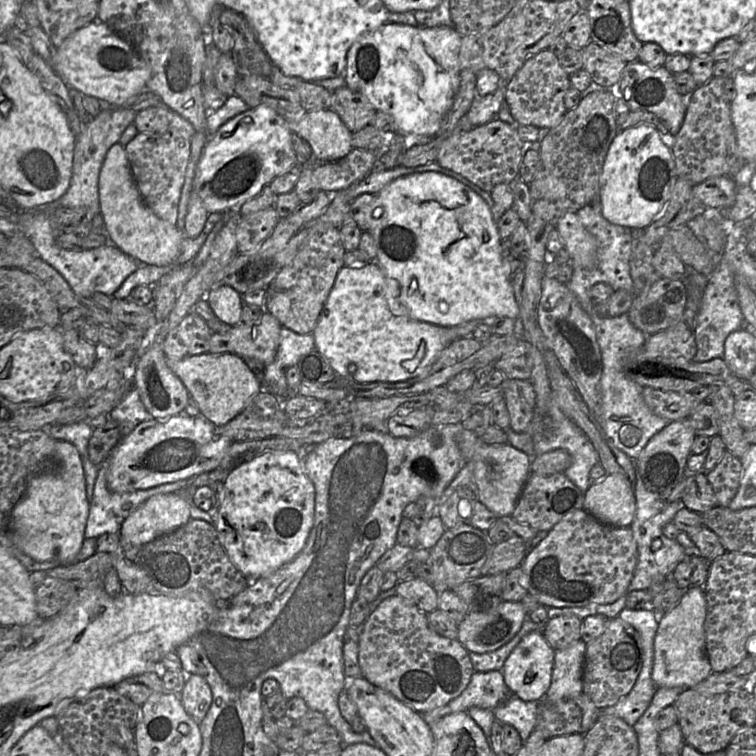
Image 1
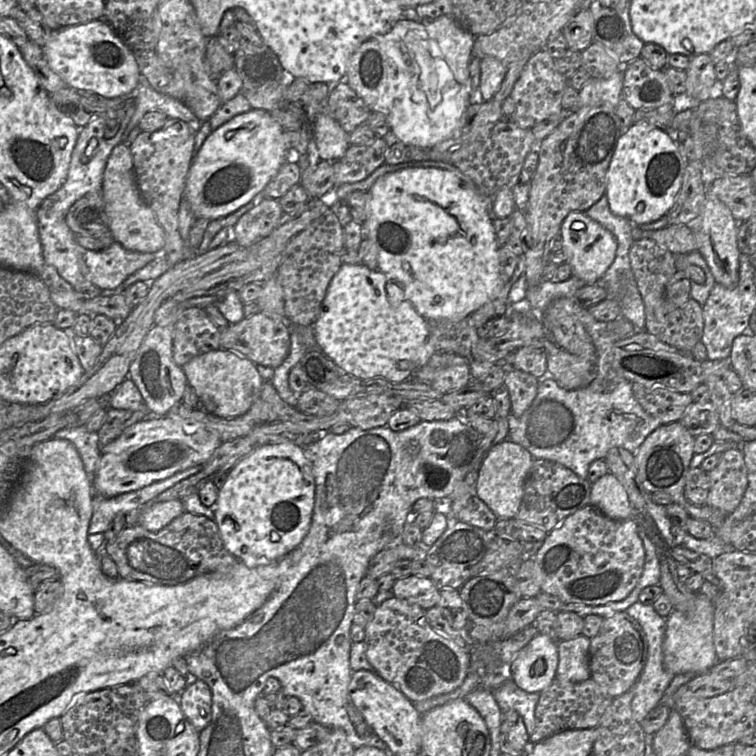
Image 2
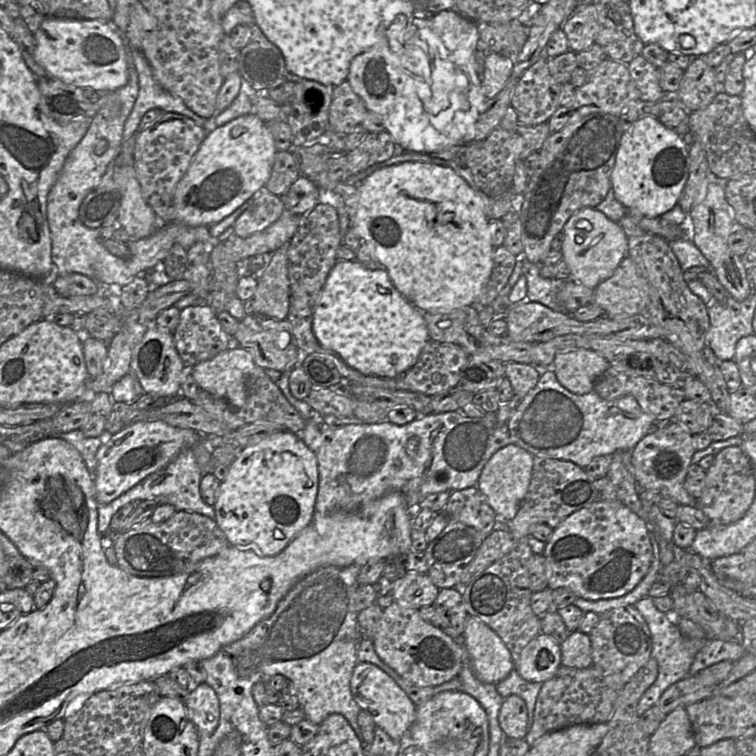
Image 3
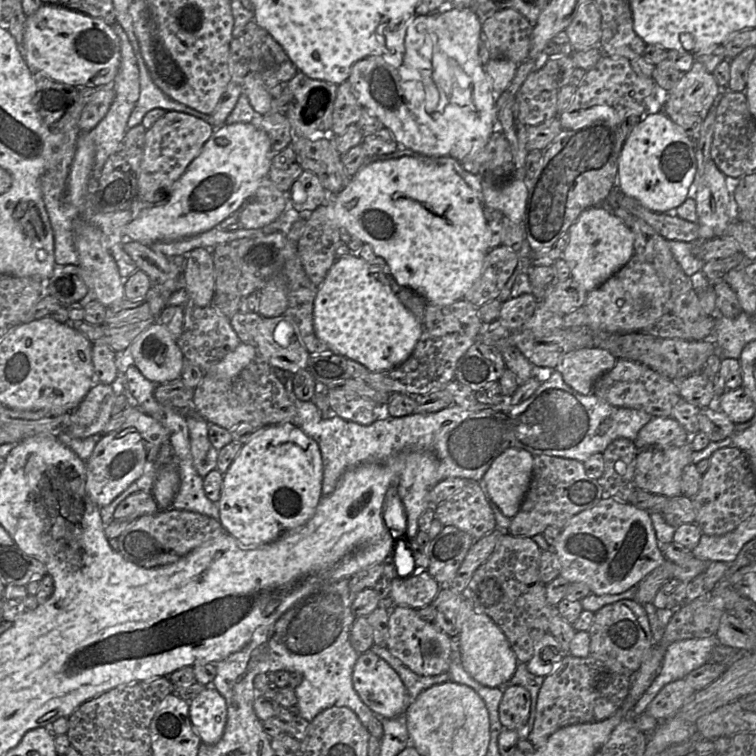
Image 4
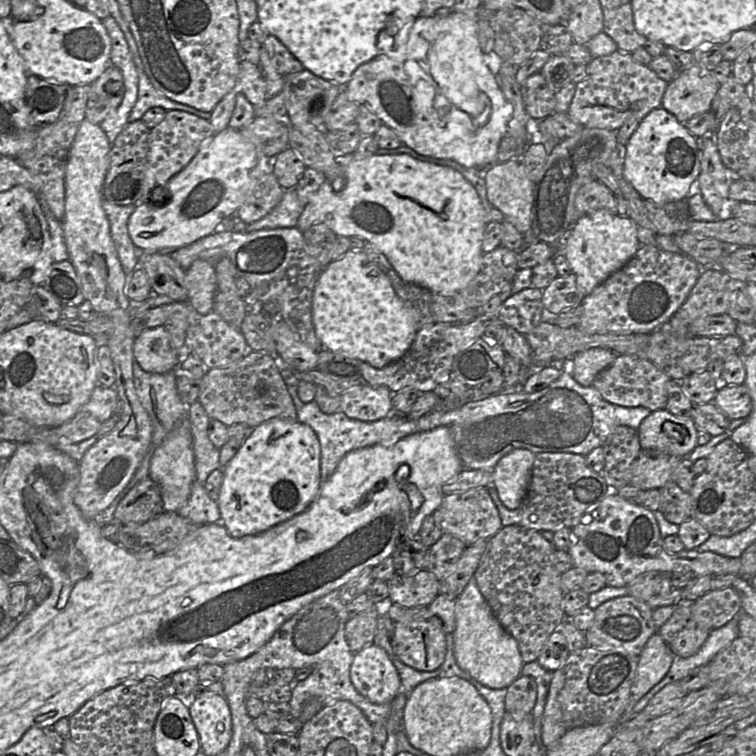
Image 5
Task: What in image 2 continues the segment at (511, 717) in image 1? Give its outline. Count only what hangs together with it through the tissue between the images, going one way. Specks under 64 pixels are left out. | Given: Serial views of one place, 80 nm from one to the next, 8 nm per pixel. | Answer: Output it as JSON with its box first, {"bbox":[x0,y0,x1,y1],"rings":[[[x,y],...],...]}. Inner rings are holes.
{"bbox":[493,677,540,735],"rings":[[[509,677],[493,693],[501,713],[515,710],[522,717],[528,735],[531,735],[535,727],[535,708],[540,693],[520,689]]]}

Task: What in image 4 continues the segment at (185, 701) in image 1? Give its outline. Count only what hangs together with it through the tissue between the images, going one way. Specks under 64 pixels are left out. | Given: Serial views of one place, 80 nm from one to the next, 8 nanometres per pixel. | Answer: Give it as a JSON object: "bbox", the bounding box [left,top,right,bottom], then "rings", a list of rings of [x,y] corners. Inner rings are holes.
{"bbox":[189,686,227,745],"rings":[[[213,686],[189,703],[189,714],[202,743],[213,745],[220,741],[226,726],[227,706],[224,697]]]}

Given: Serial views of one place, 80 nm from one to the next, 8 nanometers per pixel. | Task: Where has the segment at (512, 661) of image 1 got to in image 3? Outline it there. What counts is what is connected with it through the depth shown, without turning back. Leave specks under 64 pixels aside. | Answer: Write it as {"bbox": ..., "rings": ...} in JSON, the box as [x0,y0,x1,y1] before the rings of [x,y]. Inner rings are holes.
{"bbox":[514,633,560,683],"rings":[[[543,633],[533,638],[518,657],[514,657],[514,669],[529,682],[544,683],[560,666],[560,645]]]}

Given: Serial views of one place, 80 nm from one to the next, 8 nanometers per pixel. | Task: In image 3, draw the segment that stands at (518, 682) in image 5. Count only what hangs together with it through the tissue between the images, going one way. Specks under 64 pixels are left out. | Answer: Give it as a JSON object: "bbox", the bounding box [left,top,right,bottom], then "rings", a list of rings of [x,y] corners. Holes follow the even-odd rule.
{"bbox":[499,695,527,739],"rings":[[[510,695],[503,700],[499,711],[499,725],[504,738],[525,739],[527,719],[527,706],[521,697]]]}

